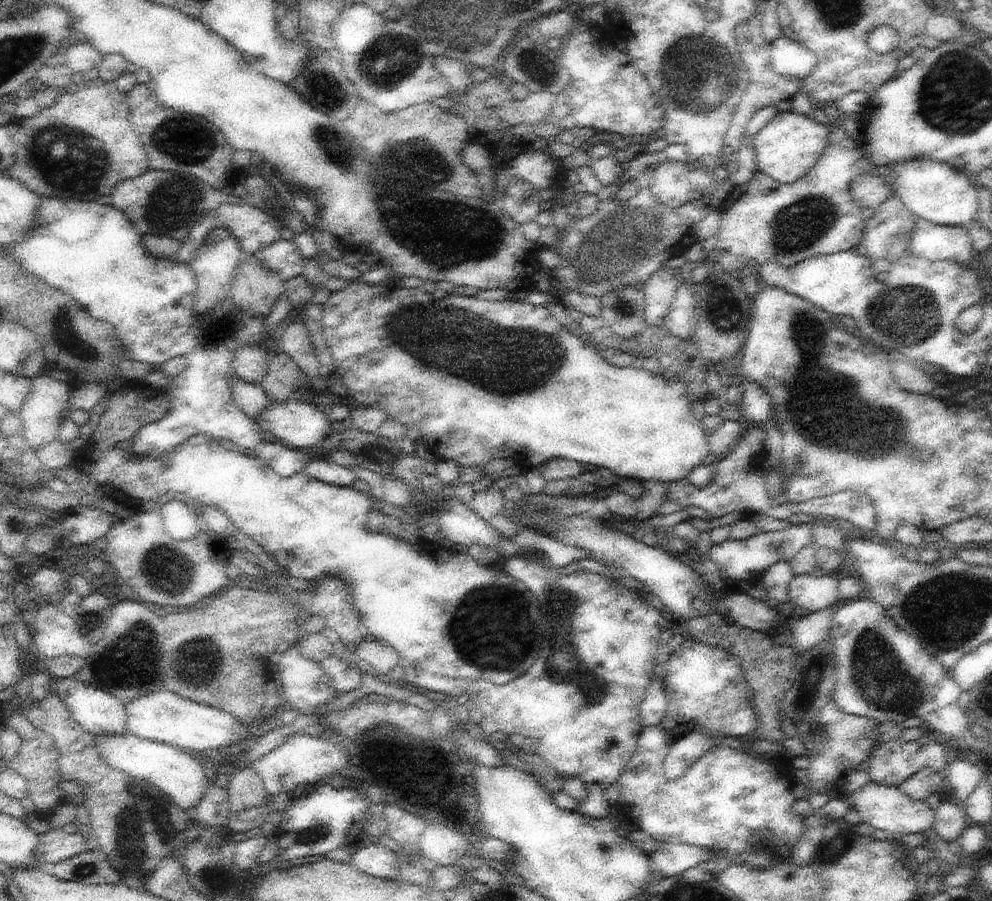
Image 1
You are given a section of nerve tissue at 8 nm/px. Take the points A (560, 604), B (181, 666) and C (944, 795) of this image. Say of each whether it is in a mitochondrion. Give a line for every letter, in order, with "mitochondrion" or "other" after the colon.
A: mitochondrion
B: mitochondrion
C: other

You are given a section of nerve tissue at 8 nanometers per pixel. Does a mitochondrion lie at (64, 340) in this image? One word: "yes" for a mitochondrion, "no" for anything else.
yes

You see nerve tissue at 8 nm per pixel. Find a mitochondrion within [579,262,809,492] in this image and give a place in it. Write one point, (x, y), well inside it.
(616, 300)

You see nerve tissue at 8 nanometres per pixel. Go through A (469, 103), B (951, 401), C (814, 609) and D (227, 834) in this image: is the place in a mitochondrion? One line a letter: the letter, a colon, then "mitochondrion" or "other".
A: other
B: other
C: other
D: other

